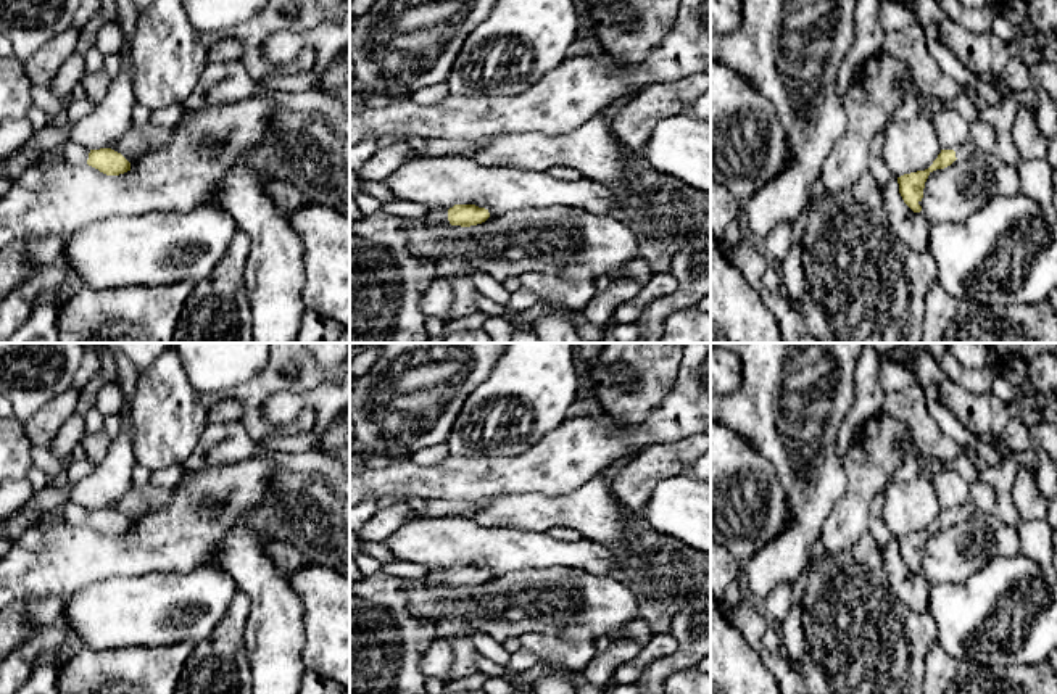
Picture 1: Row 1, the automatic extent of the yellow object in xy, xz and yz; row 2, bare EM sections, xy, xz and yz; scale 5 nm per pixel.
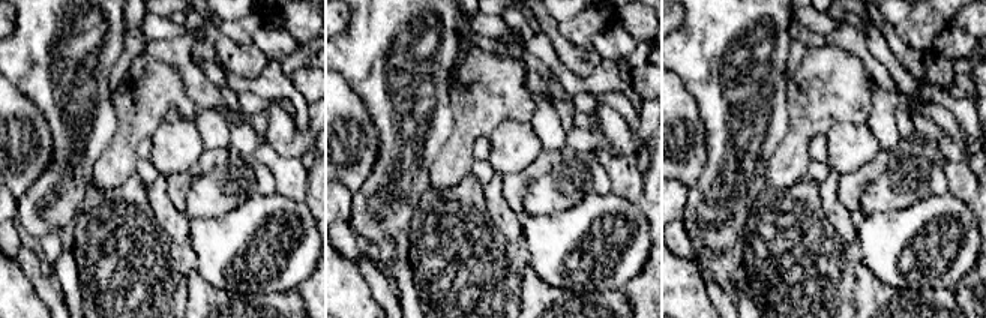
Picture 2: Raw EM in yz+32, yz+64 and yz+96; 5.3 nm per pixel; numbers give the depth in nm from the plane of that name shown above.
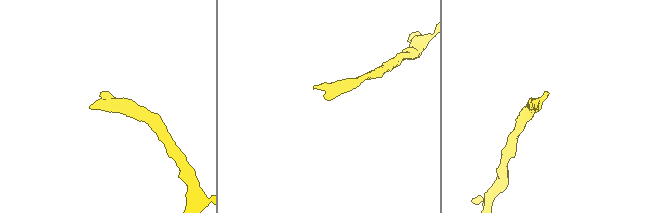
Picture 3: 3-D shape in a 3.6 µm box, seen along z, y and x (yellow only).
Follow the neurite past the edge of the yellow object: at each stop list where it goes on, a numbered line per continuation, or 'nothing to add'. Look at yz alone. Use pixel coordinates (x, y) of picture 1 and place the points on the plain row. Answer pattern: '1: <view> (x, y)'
1: yz (967, 509)

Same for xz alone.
nothing to add

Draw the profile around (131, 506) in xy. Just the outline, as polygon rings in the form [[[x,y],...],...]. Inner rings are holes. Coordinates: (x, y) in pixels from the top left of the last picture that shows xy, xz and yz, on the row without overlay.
[[[132,481],[126,494],[111,506],[111,510],[121,514],[129,523],[132,523],[139,522],[151,509]]]

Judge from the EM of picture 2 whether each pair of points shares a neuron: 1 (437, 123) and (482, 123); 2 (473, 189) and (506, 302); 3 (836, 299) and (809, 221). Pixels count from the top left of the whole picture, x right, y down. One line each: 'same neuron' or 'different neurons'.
1: different neurons
2: same neuron
3: same neuron

